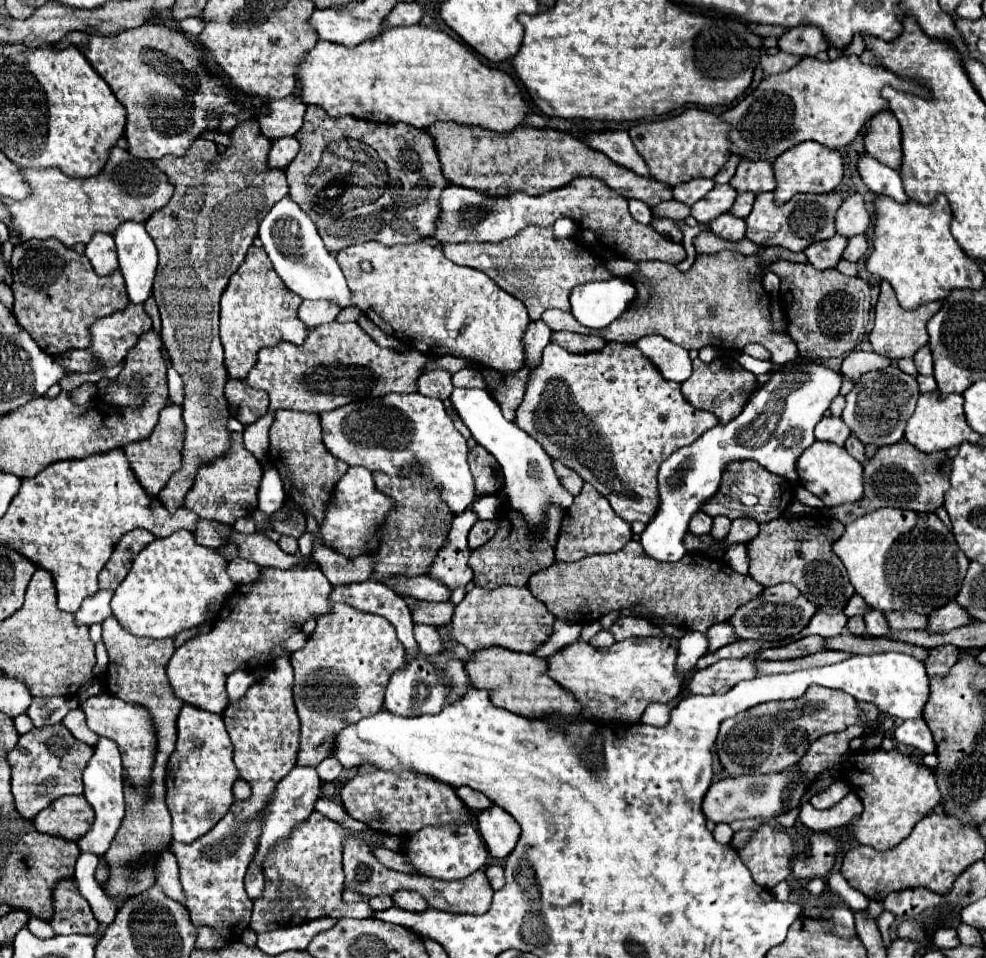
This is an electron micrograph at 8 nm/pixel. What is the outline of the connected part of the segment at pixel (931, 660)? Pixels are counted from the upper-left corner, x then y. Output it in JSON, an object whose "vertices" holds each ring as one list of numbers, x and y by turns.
{"vertices":[[941,645,931,651,933,653,925,661,929,675,945,675,945,671,949,671,949,667,953,667,959,659,959,649,953,645]]}

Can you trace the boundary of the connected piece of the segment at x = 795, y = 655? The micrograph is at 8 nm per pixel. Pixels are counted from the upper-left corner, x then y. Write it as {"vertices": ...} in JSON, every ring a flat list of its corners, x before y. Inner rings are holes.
{"vertices":[[811,635,811,637,803,637,799,641,793,641,789,645,783,647,773,647,773,649,765,649,759,651,757,657,759,659,767,659,767,661,779,661,779,659,799,659,799,657,807,657,813,653,819,653,827,649,825,647,825,639,819,635]]}

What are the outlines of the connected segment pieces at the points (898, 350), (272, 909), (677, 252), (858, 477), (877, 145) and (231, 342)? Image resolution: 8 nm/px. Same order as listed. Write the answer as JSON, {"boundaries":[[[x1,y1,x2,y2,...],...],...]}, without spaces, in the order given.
{"boundaries":[[[881,281,881,295,875,307,875,325,873,331,869,333,869,341,875,353,889,357,891,361,899,361,905,357,913,357,923,345,927,345,927,321,939,311,941,303,927,303,925,307,917,307,913,311,903,309,897,299,895,299,895,291,891,289,891,285,887,281]],[[313,811,311,817,299,823,289,839,277,843,277,847,269,853,265,863,265,893,261,899,253,903,251,929,255,933,263,933,273,929,273,925,301,925,305,921,313,921,319,917,347,917,367,919,373,917,373,911,367,901,343,905,343,869,341,869,341,853,345,837,355,832,329,821,321,813]],[[577,177,569,185,553,189,545,195,527,195,515,191,507,197,483,195,469,187,447,185,441,193,441,219,437,223,435,239,439,243,463,243,463,241,503,241,517,235,529,225,551,227,559,217,569,217,577,223,581,231,591,229,597,235,597,241,603,241,615,255,629,261,665,261,681,263,685,259,685,249,681,243,657,233,651,225,641,225,633,219,627,207,627,199,617,191,593,177]],[[815,441,797,461,799,483,817,495,825,507,857,503,863,497,863,465,835,443]],[[891,111,879,113,869,123,869,131,865,135,865,149,871,157,879,159,879,163,899,171,903,163,901,149,901,127]],[[251,245,245,261,231,275,221,297,221,343,225,349,225,367,231,379,243,379,247,375,257,361,257,351,261,347,271,347,279,341,291,341,295,345,303,343,309,329,297,317,301,301,299,295,293,295,293,291,277,279,265,251]]]}

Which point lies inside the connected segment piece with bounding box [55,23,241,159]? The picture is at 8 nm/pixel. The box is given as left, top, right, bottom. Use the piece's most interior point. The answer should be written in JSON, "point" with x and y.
{"point":[165,111]}

